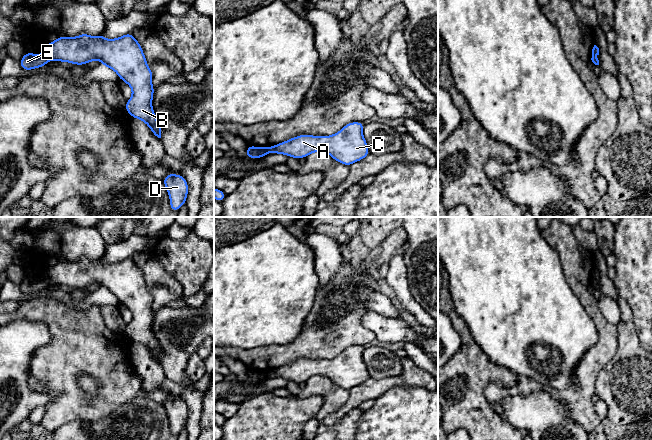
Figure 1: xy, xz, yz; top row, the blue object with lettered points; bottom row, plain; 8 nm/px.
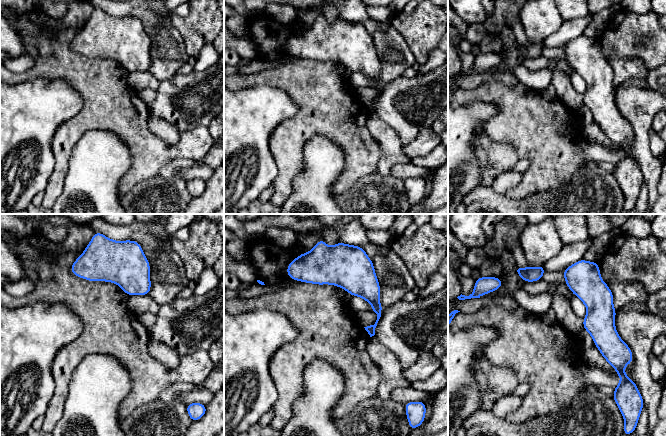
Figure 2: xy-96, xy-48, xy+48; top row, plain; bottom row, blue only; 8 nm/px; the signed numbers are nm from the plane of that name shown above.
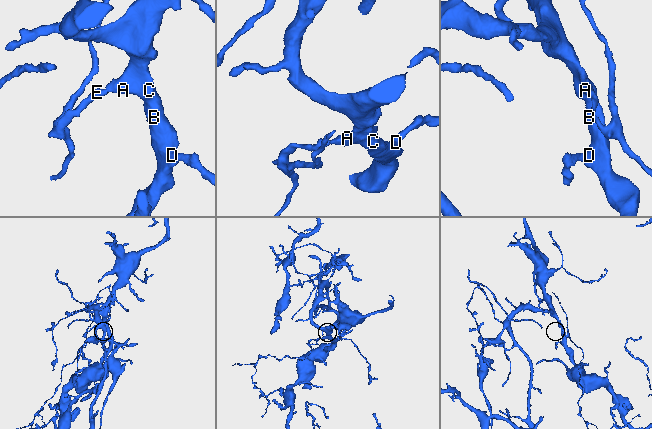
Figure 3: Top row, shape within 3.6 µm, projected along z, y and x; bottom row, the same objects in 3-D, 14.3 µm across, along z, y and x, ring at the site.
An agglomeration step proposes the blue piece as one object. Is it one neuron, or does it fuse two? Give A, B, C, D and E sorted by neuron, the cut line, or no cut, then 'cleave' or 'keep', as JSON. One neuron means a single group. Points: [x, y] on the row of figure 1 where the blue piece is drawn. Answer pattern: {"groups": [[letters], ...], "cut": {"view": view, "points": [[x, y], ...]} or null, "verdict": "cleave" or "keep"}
{"groups": [["A", "B", "C", "D"], ["E"]], "cut": {"view": "xy", "points": [[43, 54], [48, 59]]}, "verdict": "cleave"}

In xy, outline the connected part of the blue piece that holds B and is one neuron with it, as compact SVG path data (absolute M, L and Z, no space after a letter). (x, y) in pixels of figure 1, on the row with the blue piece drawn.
M103 33L90 36L57 37L46 45L44 55L48 60L84 65L100 60L102 65L114 70L119 79L132 89L132 97L125 110L130 116L145 122L152 133L161 138L161 127L153 111L153 73L149 68L139 42L131 33L115 39L104 39Z

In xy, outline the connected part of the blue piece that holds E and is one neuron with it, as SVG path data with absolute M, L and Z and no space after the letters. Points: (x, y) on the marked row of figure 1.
M26 52L19 62L21 68L25 71L28 71L46 66L48 59L44 54L33 54Z

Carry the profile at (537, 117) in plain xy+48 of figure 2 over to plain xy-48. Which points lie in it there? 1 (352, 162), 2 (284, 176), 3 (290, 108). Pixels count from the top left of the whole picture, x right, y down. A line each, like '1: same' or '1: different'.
1: same
2: same
3: different

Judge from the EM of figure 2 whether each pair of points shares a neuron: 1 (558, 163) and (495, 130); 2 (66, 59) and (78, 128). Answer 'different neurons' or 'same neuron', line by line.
1: same neuron
2: same neuron

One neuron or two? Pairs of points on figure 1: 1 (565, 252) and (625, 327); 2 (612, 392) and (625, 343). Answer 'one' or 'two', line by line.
1: two
2: one

